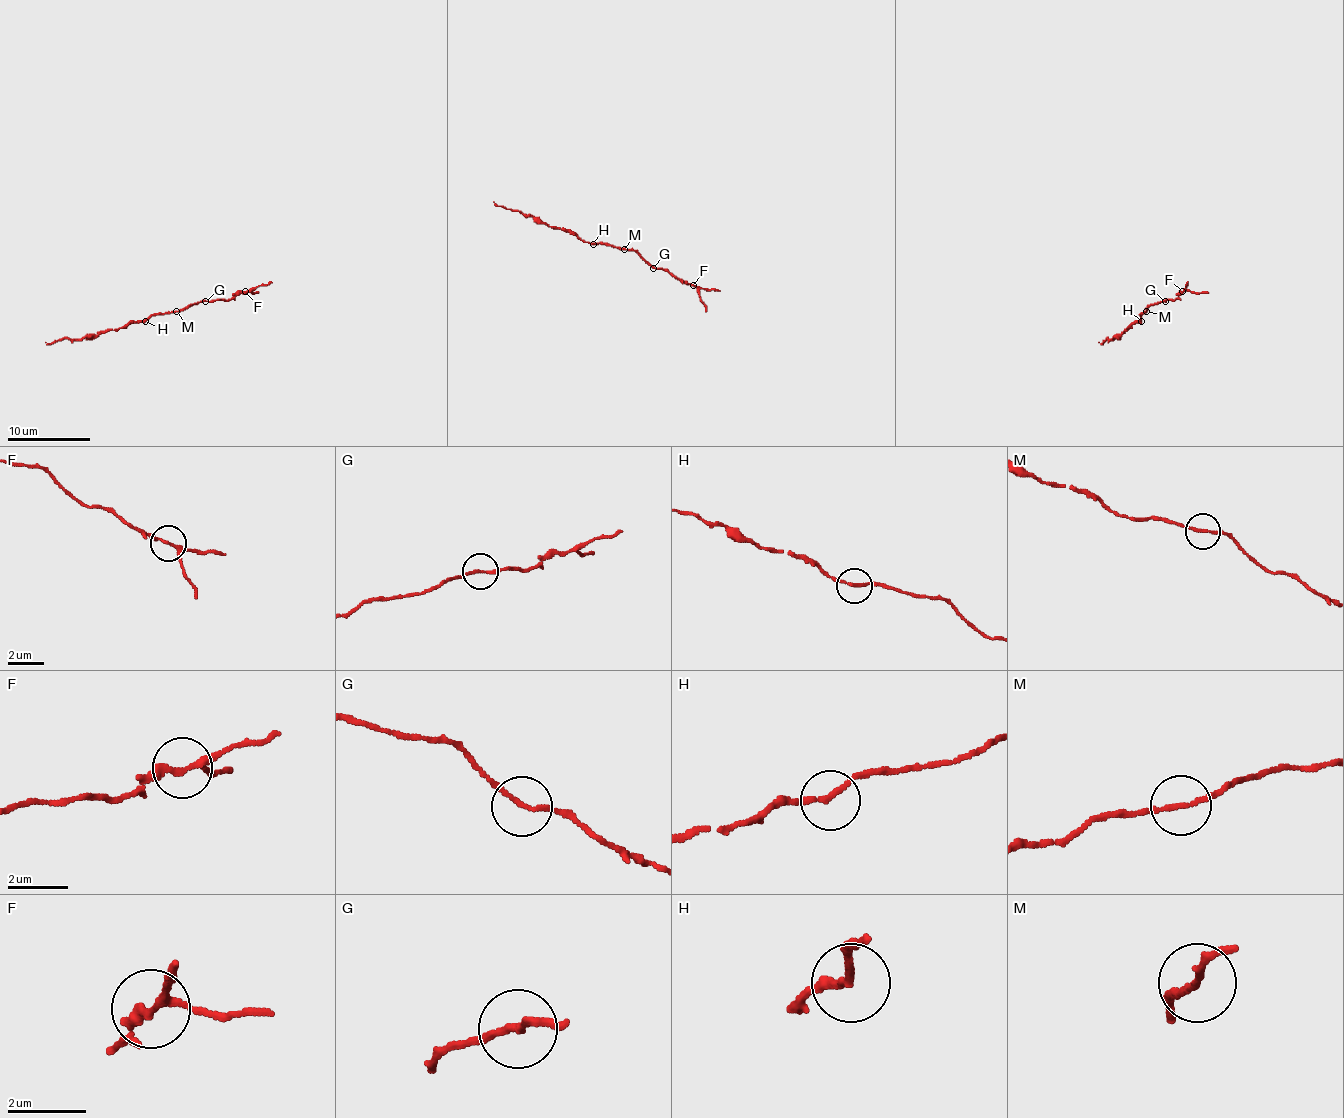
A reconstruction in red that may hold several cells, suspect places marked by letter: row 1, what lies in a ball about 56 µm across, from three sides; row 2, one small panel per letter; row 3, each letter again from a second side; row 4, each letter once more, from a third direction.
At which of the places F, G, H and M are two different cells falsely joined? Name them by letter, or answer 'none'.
none

